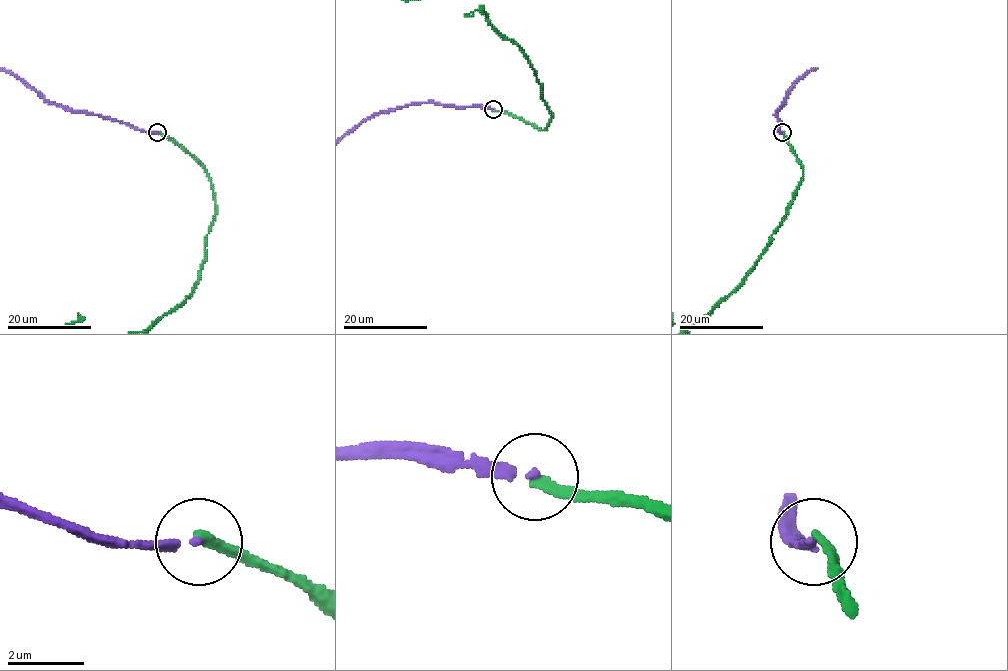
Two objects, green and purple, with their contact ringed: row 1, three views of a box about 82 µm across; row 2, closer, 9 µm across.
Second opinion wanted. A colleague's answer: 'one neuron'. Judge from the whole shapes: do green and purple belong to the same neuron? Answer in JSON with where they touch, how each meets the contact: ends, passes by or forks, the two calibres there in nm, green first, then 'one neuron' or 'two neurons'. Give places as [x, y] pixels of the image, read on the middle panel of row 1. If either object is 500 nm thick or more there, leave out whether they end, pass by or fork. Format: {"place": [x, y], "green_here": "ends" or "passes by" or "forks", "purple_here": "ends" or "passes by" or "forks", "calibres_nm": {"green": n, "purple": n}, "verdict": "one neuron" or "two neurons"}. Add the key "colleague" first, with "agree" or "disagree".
{"colleague": "disagree", "place": [493, 109], "green_here": "ends", "purple_here": "ends", "calibres_nm": {"green": 240, "purple": 200}, "verdict": "two neurons"}

